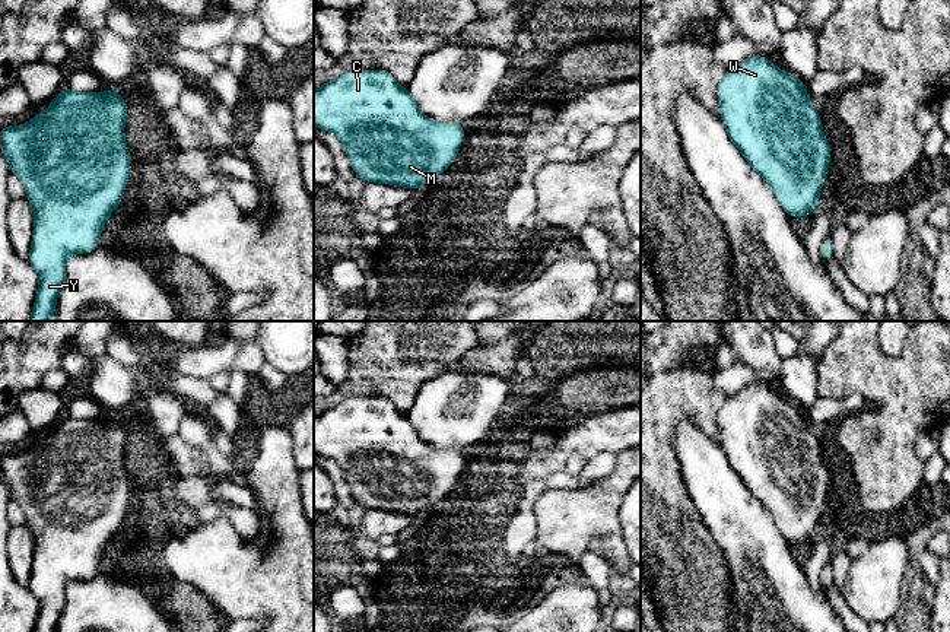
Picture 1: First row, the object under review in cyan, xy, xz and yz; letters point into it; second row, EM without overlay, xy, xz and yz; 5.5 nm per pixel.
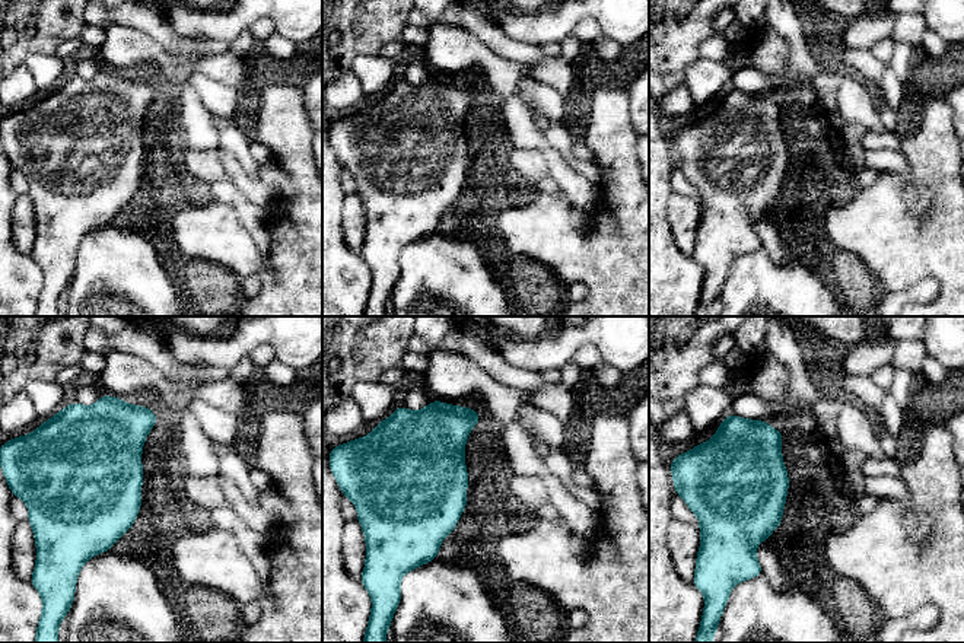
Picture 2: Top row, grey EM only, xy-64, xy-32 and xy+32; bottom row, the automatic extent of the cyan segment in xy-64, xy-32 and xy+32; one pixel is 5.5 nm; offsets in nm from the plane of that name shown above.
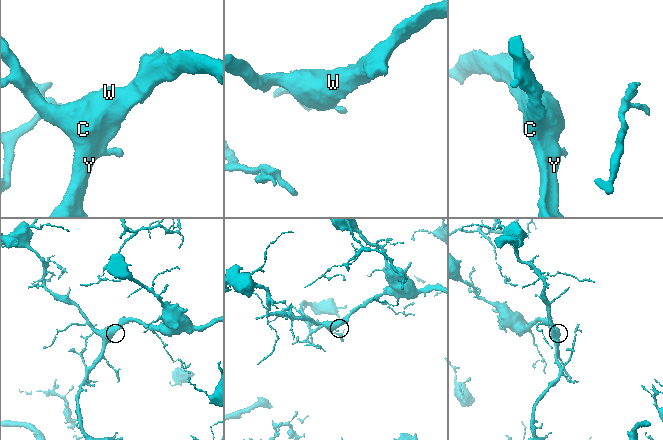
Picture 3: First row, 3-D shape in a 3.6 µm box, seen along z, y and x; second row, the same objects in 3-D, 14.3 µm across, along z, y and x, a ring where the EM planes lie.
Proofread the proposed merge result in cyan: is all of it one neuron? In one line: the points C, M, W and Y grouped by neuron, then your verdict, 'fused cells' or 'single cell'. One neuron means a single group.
C M W Y | single cell

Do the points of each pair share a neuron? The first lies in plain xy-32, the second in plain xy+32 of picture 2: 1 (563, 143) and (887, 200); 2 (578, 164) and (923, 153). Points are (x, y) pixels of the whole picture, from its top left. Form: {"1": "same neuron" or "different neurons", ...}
{"1": "different neurons", "2": "different neurons"}

